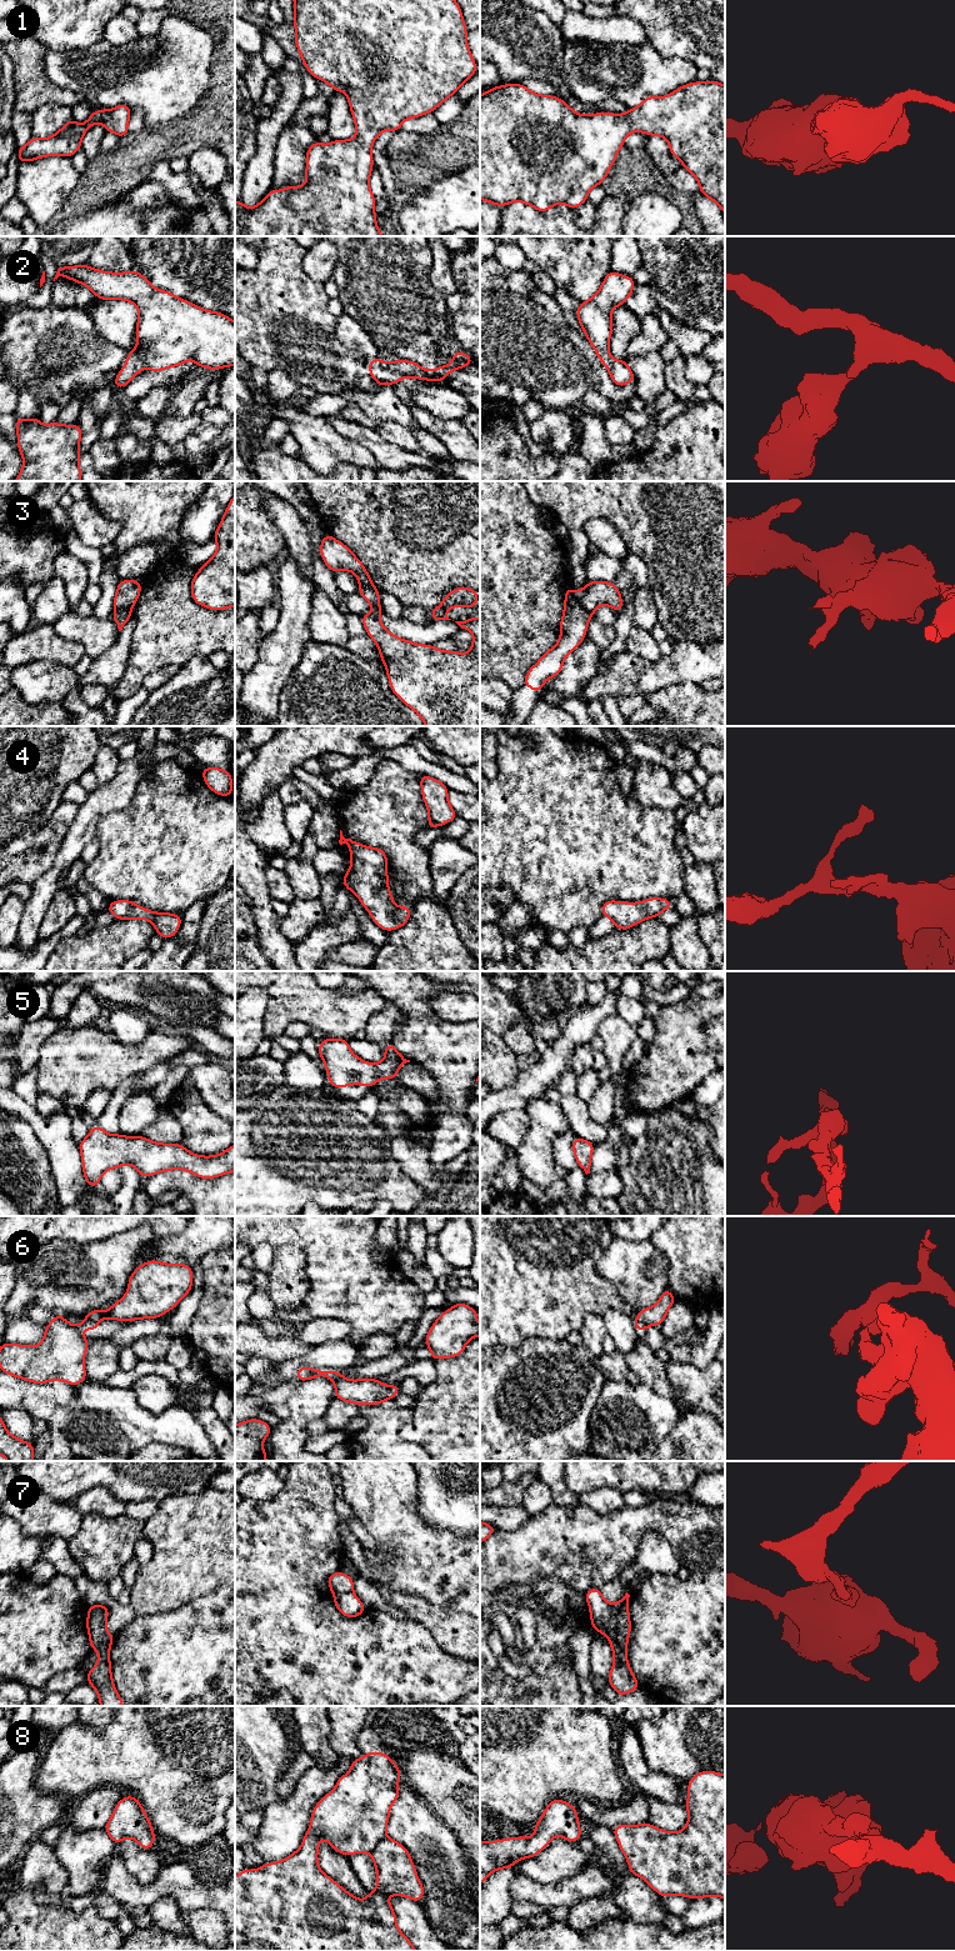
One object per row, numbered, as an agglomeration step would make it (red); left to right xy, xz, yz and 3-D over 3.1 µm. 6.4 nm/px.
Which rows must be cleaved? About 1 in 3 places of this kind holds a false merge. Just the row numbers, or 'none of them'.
3, 6, 7

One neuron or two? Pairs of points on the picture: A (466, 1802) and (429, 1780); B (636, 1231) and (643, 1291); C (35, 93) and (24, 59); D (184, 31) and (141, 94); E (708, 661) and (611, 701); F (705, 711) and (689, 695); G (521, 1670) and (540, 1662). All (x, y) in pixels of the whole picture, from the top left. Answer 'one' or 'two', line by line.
A: one
B: two
C: one
D: one
E: two
F: one
G: two

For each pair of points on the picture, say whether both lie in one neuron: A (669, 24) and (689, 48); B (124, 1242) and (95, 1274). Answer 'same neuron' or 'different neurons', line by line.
A: same neuron
B: same neuron

